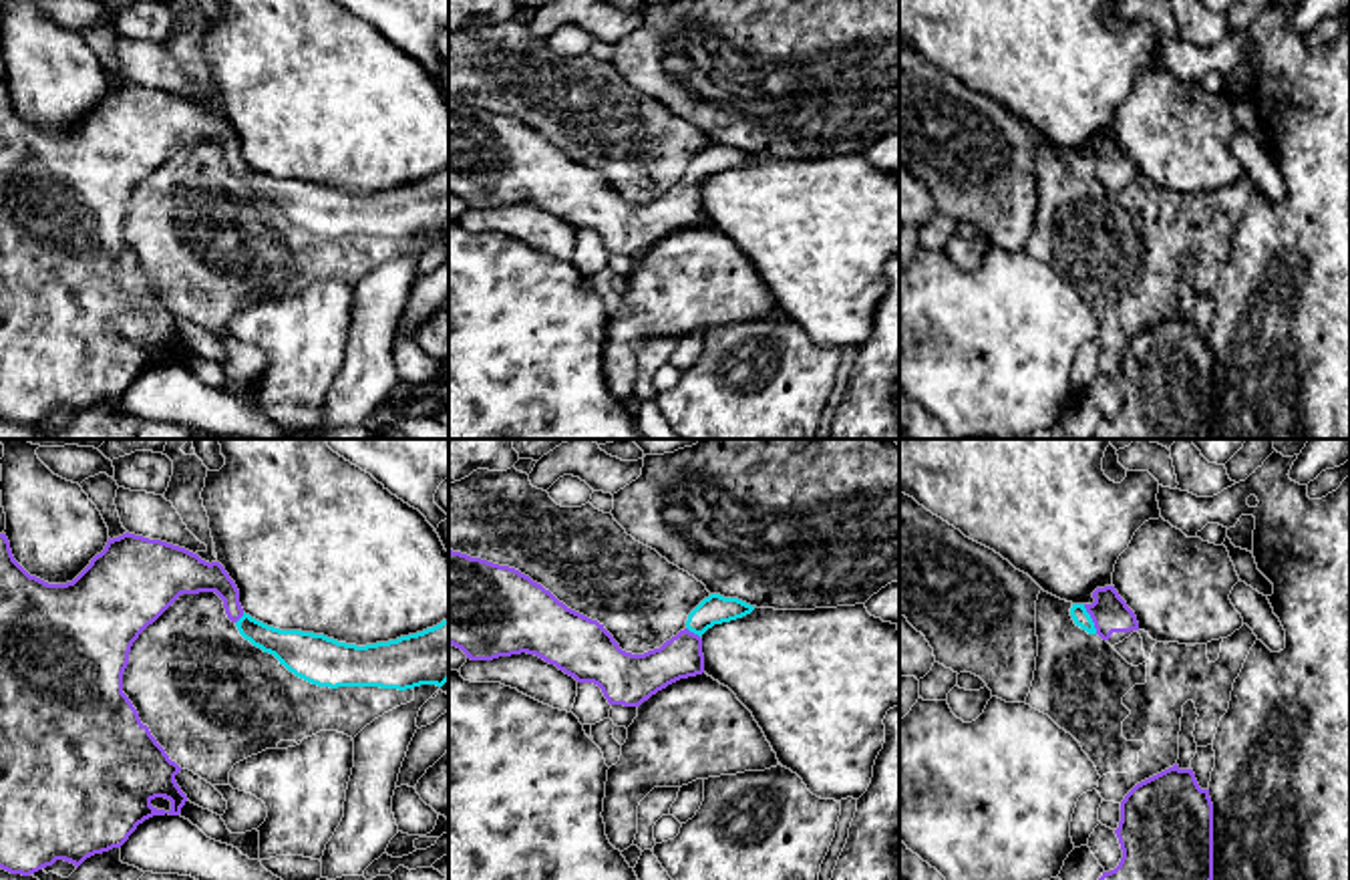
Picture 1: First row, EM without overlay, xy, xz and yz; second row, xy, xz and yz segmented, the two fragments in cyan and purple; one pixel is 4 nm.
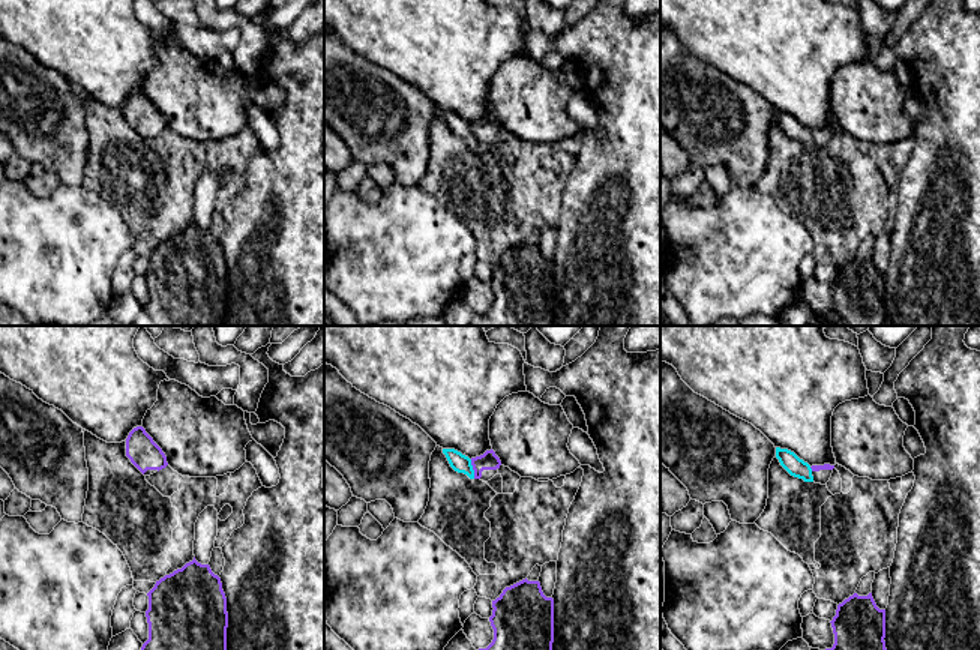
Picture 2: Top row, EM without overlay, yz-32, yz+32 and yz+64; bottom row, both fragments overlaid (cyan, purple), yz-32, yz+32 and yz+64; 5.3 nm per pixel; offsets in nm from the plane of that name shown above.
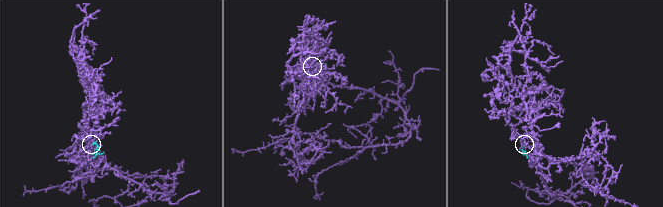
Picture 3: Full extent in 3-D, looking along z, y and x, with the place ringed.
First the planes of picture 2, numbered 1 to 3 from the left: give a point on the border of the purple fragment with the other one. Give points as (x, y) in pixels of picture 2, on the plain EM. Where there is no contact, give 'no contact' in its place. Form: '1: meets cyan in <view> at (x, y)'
1: no contact
2: meets cyan in yz+32 at (471, 132)
3: meets cyan in yz+64 at (811, 132)

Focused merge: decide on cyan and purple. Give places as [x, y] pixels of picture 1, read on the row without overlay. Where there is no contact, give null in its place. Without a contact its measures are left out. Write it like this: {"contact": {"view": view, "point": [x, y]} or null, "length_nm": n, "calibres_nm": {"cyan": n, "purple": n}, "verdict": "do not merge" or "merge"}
{"contact": {"view": "yz", "point": [1091, 168]}, "length_nm": 130, "calibres_nm": {"cyan": 70, "purple": 150}, "verdict": "merge"}

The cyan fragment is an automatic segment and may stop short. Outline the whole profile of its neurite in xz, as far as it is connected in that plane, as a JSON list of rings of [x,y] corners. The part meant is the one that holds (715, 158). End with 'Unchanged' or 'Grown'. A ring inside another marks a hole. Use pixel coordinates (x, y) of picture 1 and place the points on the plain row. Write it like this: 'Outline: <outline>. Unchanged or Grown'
Outline: [[[449,99],[449,193],[471,209],[535,203],[577,232],[594,232],[610,254],[640,256],[668,234],[704,222],[702,183],[754,155],[710,143],[686,177],[660,197],[632,203],[600,173],[559,151],[515,117]]]. Grown

